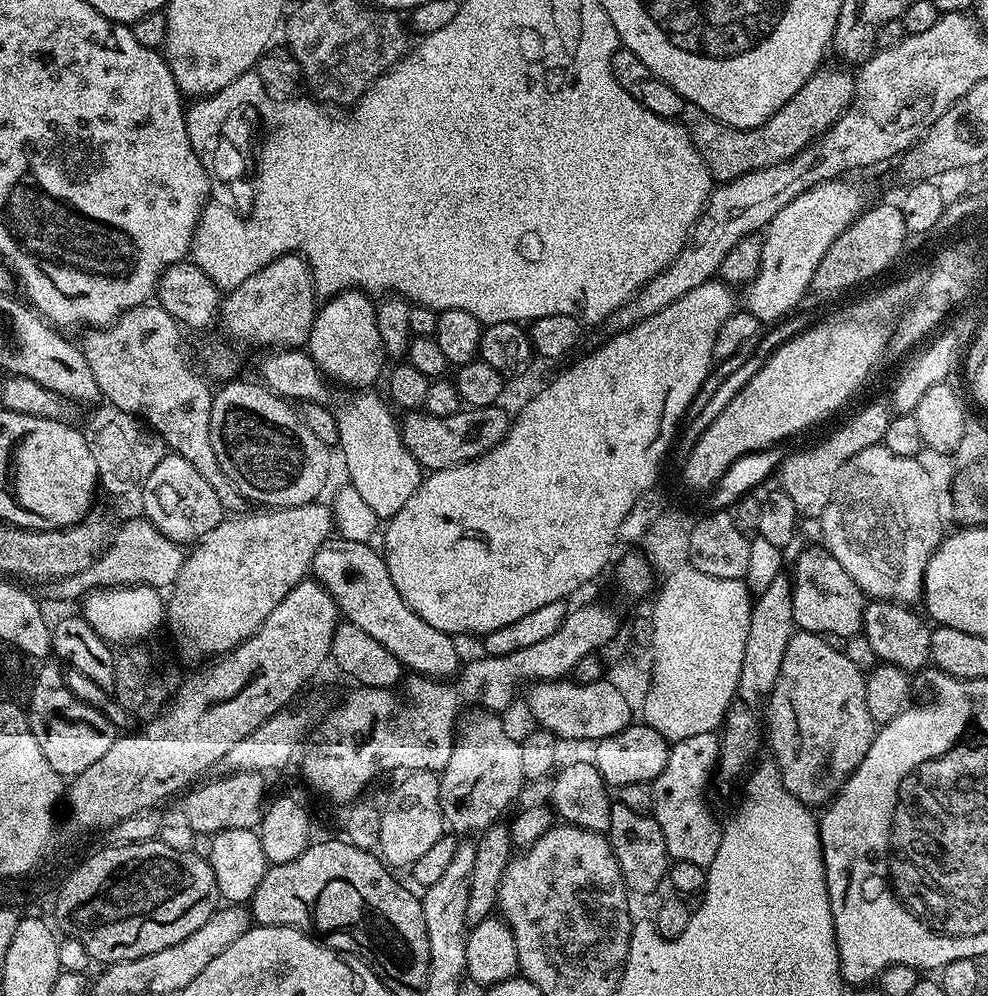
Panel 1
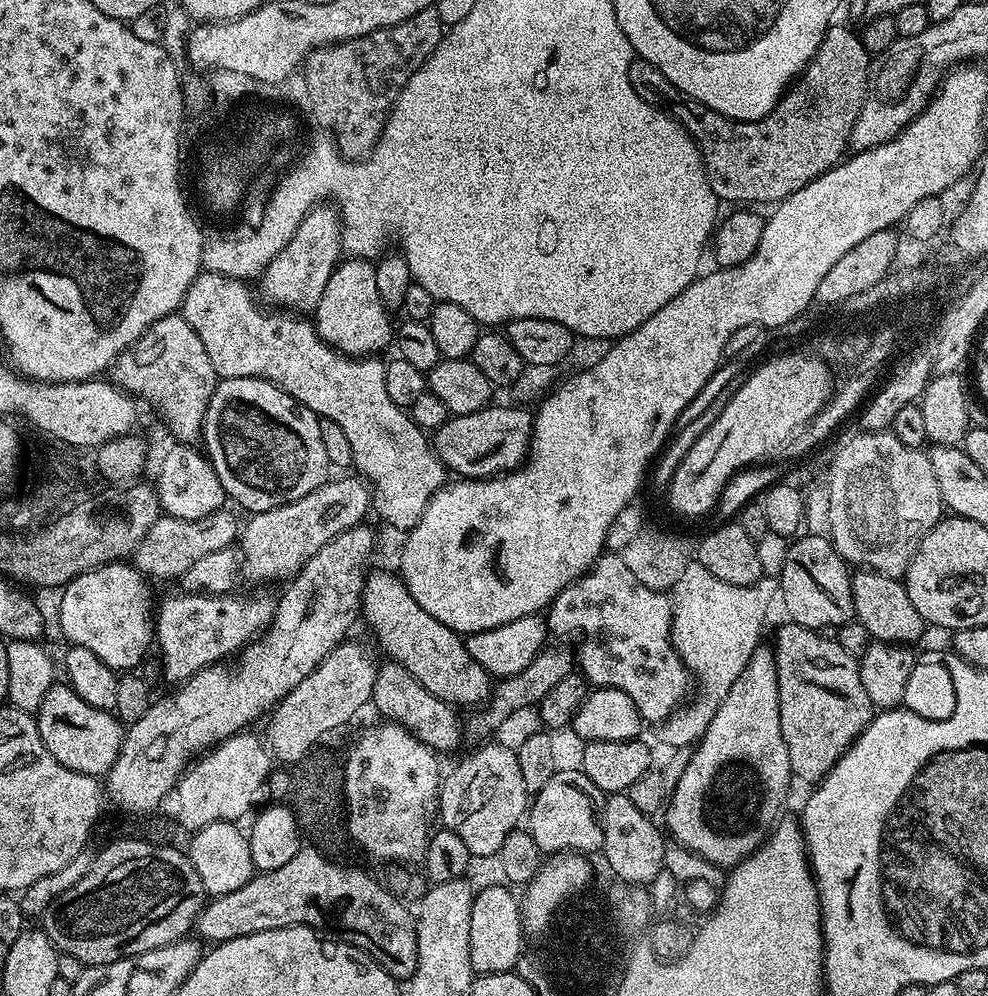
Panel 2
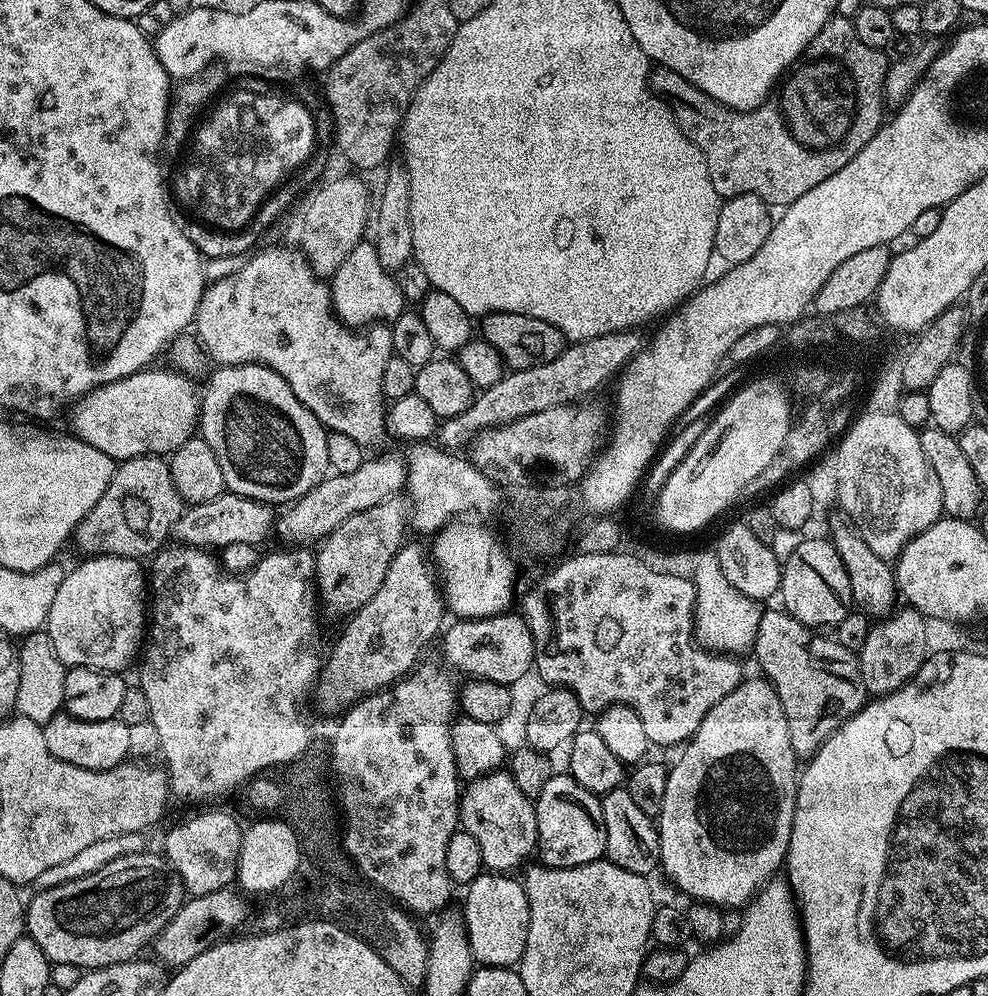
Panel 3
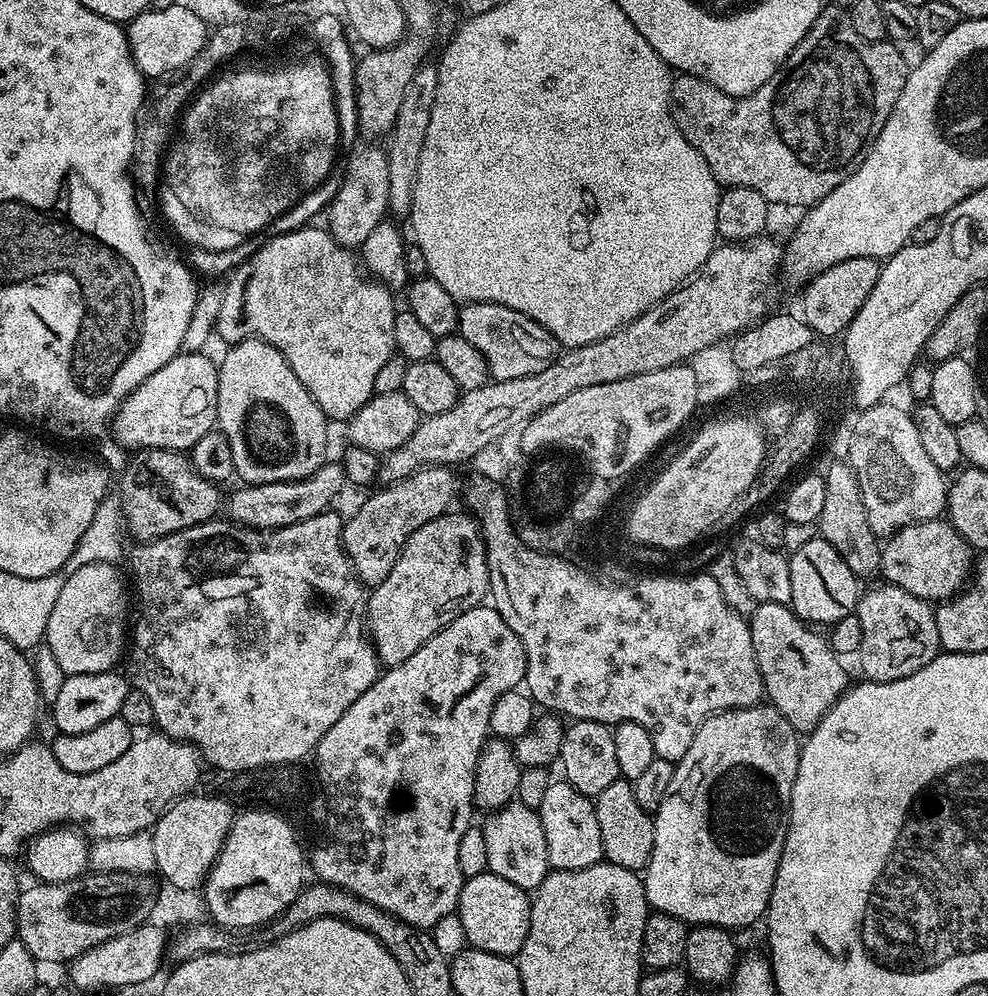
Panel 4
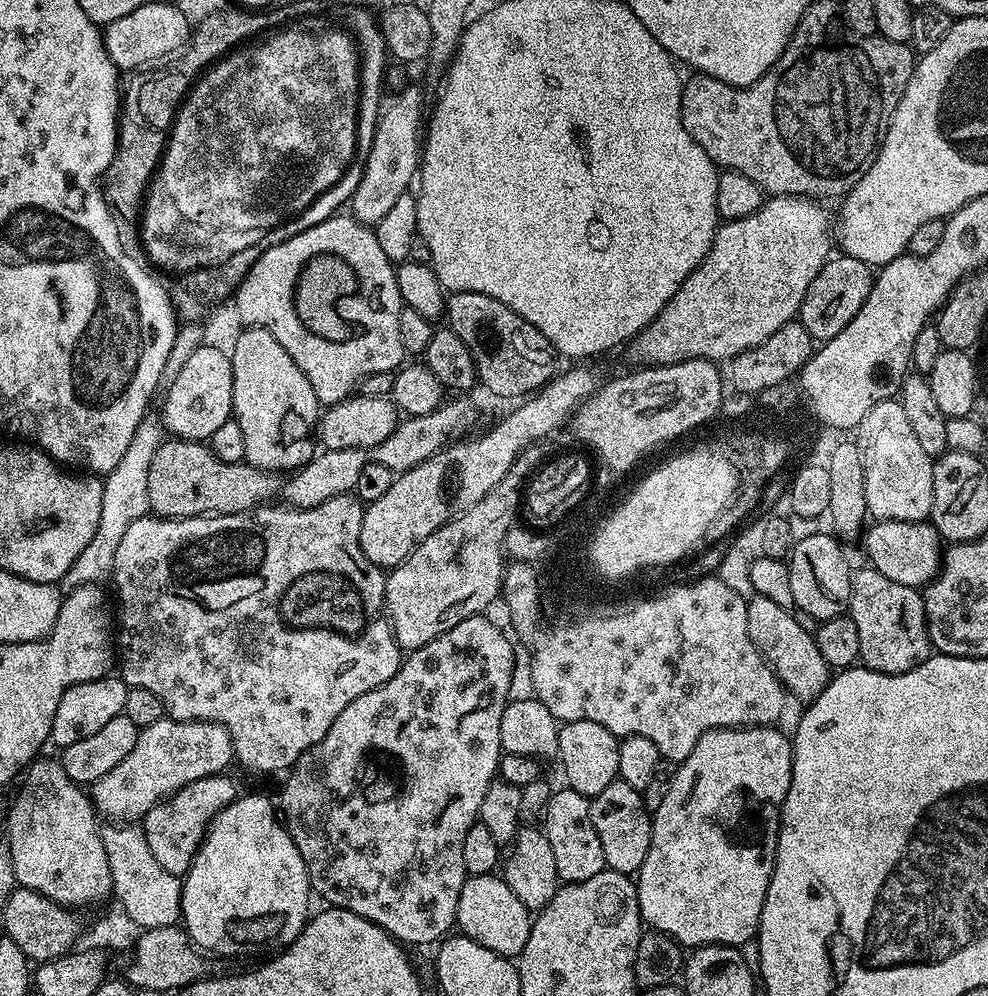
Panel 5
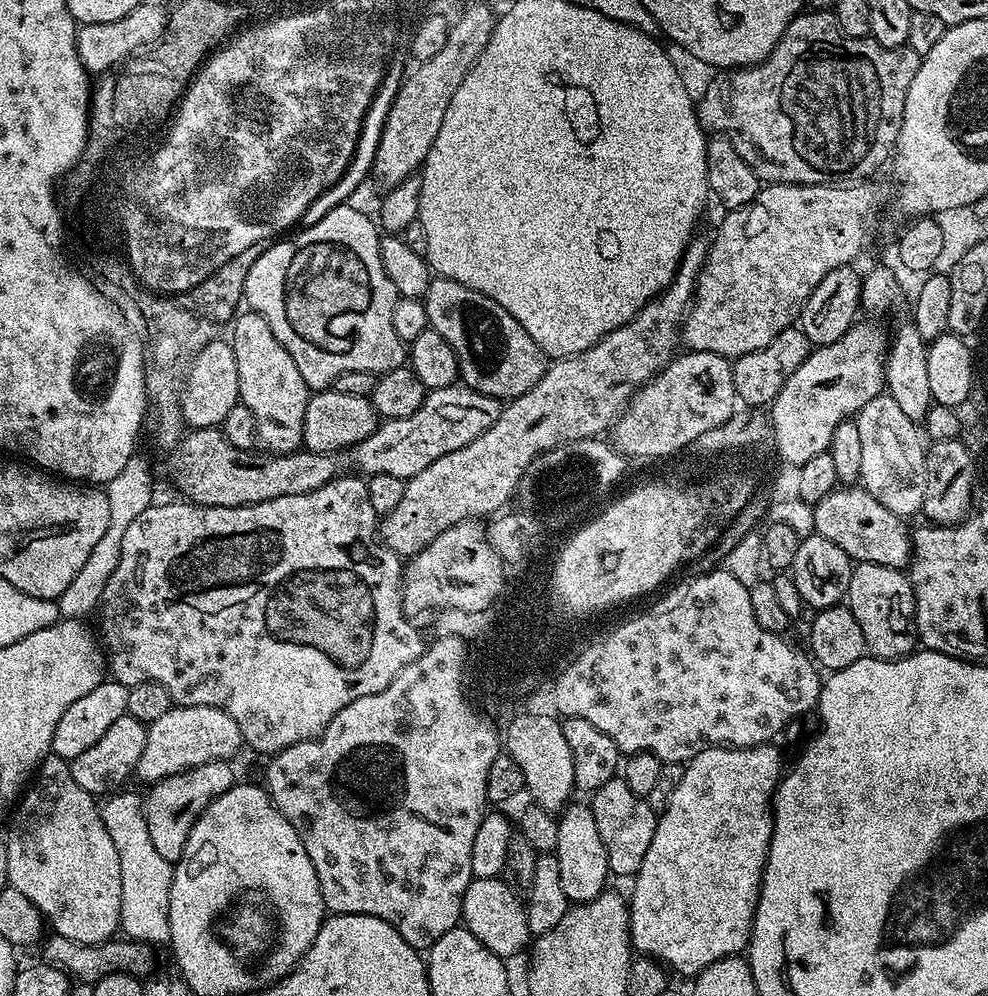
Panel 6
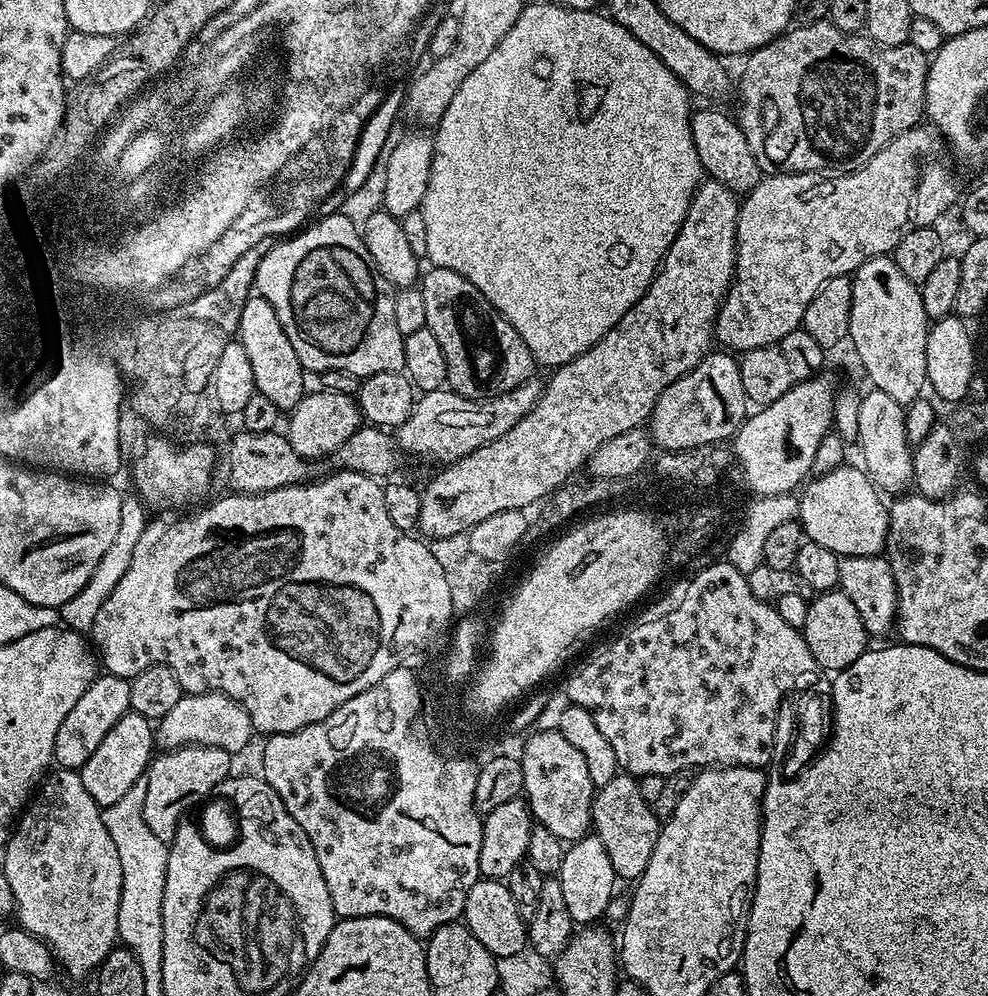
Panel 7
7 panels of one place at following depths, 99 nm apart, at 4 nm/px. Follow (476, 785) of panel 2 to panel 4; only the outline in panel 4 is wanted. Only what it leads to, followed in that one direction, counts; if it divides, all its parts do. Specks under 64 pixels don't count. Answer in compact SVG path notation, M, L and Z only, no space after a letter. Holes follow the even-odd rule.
M513 802L496 812L487 813L483 818L488 871L498 874L498 878L506 878L506 882L514 882L514 886L535 890L550 871L546 854L546 833L542 830L539 811Z

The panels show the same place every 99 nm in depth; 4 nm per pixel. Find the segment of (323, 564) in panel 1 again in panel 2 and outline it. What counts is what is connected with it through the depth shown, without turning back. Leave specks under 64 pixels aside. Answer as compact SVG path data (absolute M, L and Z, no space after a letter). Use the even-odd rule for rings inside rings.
M369 571L364 581L364 596L360 599L362 620L372 627L381 646L388 654L387 659L410 670L434 698L453 706L460 704L480 704L491 697L494 680L490 673L474 658L470 658L465 637L459 632L450 630L430 618L410 594L395 571Z

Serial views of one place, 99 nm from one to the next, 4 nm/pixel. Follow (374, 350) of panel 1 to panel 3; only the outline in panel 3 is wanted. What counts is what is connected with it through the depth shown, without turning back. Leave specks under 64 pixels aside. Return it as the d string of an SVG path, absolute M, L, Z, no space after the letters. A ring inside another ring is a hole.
M362 242L346 254L346 262L330 277L332 311L340 323L353 330L364 330L373 324L391 322L406 310L399 279L378 260L378 250L371 242Z

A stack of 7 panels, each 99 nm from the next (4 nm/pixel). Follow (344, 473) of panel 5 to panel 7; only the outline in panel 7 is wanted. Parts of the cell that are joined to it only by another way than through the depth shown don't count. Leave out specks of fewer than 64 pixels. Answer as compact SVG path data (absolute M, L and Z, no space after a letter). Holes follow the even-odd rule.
M533 378L522 382L522 386L501 396L491 396L489 400L471 400L447 387L442 387L437 392L423 393L417 399L410 418L406 418L401 428L395 429L395 443L401 453L409 452L424 460L460 460L466 454L502 438L506 430L518 426L518 422L522 422L522 418L530 414L542 391L541 381L538 380Z

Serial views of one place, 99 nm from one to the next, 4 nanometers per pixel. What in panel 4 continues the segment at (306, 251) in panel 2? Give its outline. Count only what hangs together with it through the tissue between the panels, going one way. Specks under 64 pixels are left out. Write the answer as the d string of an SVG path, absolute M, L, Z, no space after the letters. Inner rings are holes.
M383 147L364 148L357 156L352 156L348 160L348 169L344 172L344 184L336 189L336 196L326 209L328 216L327 231L332 233L338 243L353 250L359 249L370 238L374 226L378 226L389 215L388 199L390 198L390 166L388 165L388 154Z

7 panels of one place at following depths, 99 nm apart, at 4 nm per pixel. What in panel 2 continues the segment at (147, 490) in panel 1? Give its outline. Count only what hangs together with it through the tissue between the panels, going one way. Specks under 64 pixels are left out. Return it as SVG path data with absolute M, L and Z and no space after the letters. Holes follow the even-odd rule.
M188 442L173 443L173 448L160 460L160 473L154 479L156 496L165 516L193 520L204 518L211 512L225 507L224 487L207 455L199 447Z

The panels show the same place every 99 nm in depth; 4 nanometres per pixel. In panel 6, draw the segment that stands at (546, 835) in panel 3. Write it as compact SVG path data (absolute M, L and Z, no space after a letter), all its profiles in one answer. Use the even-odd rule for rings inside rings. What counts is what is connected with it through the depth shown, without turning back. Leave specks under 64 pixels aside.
M572 802L559 813L558 816L558 846L554 855L558 858L558 871L562 877L562 890L572 904L585 904L598 894L605 891L607 880L610 880L606 846L602 846L602 837L598 835L598 822L594 822L594 814L587 803Z

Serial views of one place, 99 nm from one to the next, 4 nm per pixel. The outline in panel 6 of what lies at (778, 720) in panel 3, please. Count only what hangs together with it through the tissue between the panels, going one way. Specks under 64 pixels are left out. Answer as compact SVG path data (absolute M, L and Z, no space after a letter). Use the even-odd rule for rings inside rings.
M769 742L753 748L703 748L693 760L687 761L682 782L678 782L674 794L670 794L666 810L659 813L654 838L650 838L650 850L646 850L646 858L642 858L642 866L634 877L636 885L632 888L628 905L628 929L632 931L632 947L641 957L651 957L680 976L694 978L702 970L706 970L706 966L727 956L743 953L747 949L748 938L752 934L756 903L760 897L760 883L764 877L764 863L768 860L768 847L772 841L772 802L776 786L782 779L780 752L776 746L775 743Z

